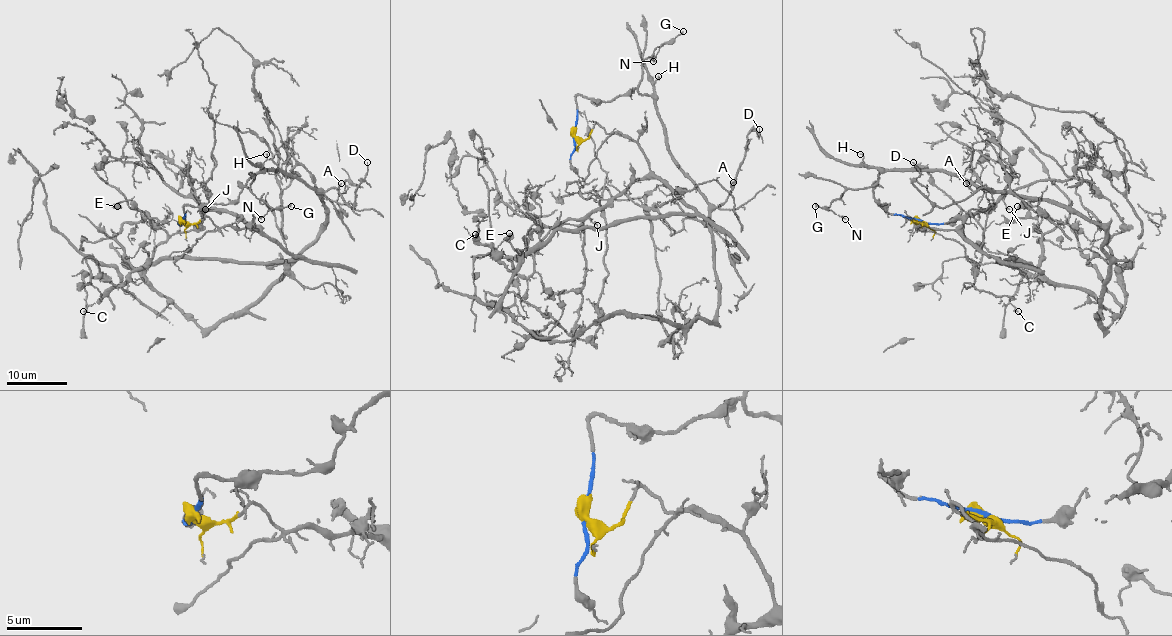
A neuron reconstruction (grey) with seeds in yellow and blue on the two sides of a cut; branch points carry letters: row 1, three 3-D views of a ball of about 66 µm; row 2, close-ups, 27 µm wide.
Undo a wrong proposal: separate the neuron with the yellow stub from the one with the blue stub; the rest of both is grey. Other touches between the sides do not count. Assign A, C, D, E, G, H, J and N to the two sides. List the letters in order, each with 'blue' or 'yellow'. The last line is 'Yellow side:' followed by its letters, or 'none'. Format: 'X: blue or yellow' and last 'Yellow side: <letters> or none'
A: blue
C: yellow
D: blue
E: yellow
G: blue
H: blue
J: yellow
N: blue
Yellow side: C, E, J

